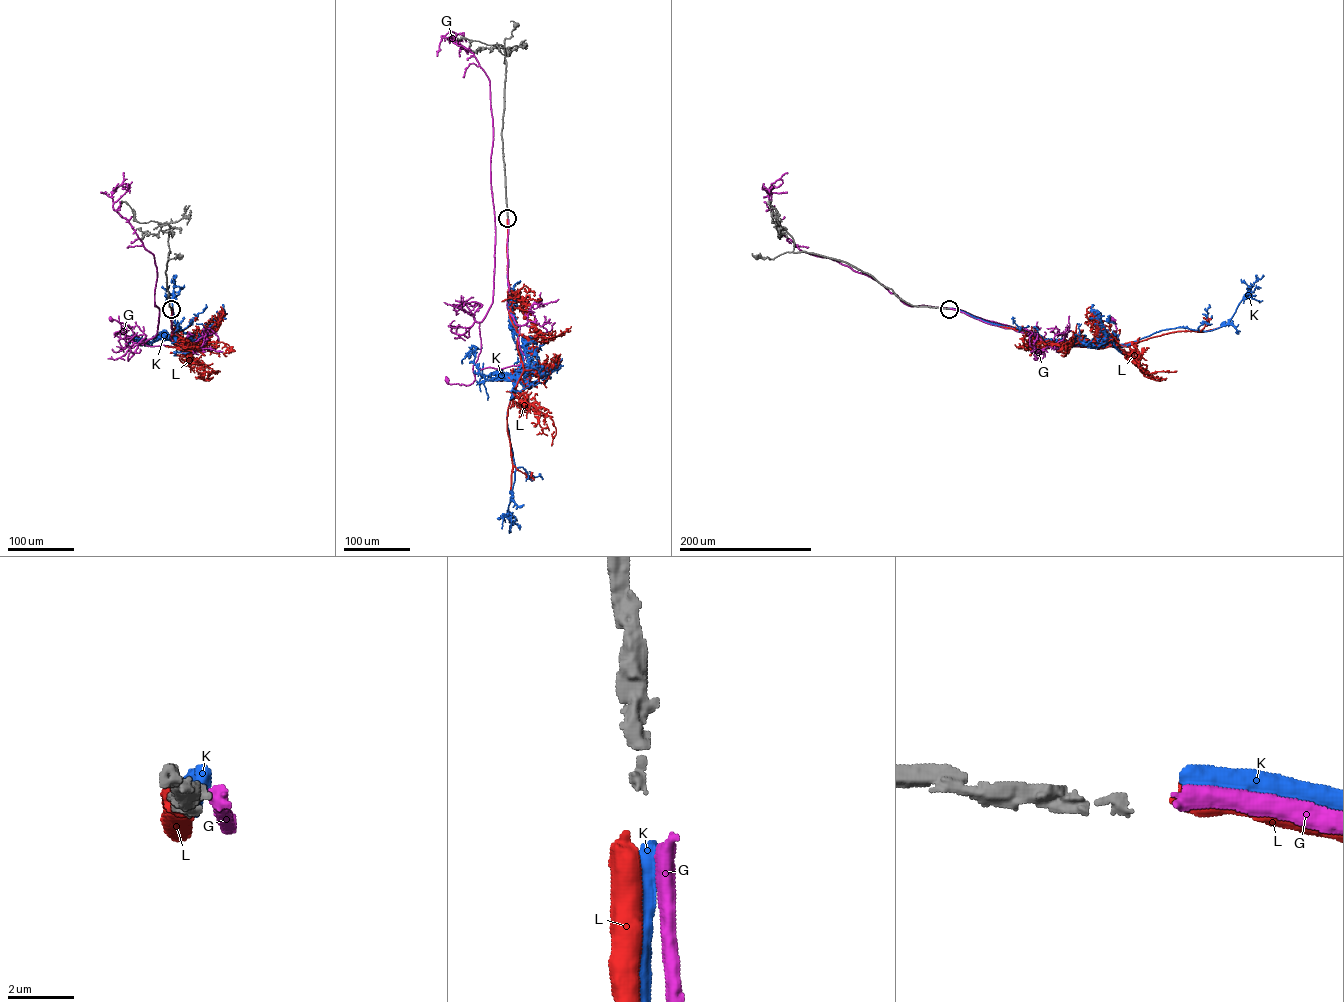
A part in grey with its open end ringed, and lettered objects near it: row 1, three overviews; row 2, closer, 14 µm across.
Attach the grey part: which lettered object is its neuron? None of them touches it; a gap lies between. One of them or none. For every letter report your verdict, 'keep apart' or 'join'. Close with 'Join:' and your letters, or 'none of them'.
G: keep apart
K: keep apart
L: keep apart
Join: none of them

